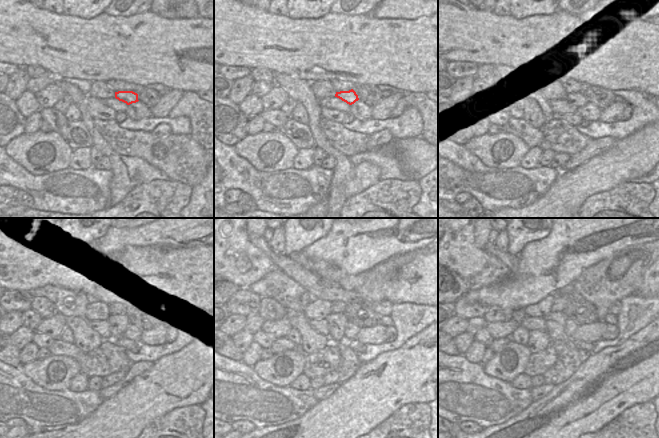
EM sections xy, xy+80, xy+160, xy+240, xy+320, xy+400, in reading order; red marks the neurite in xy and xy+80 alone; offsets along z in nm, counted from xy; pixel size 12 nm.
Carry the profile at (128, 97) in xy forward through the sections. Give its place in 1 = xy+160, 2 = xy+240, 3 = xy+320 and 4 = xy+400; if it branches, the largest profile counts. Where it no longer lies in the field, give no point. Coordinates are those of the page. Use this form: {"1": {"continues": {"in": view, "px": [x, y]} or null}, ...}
{"1": {"continues": {"in": "xy+160", "px": [575, 98]}}, "2": {"continues": {"in": "xy+240", "px": [118, 323]}}, "3": {"continues": {"in": "xy+320", "px": [337, 322]}}, "4": {"continues": {"in": "xy+400", "px": [555, 322]}}}

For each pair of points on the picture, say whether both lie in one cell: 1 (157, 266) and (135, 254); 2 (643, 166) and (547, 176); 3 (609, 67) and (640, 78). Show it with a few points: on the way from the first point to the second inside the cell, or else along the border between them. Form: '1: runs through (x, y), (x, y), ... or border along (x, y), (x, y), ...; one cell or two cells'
1: runs through (152, 266), (147, 266), (140, 259); one cell
2: border along (561, 171), (543, 194); two cells
3: runs through (617, 67), (629, 67), (632, 70); one cell

